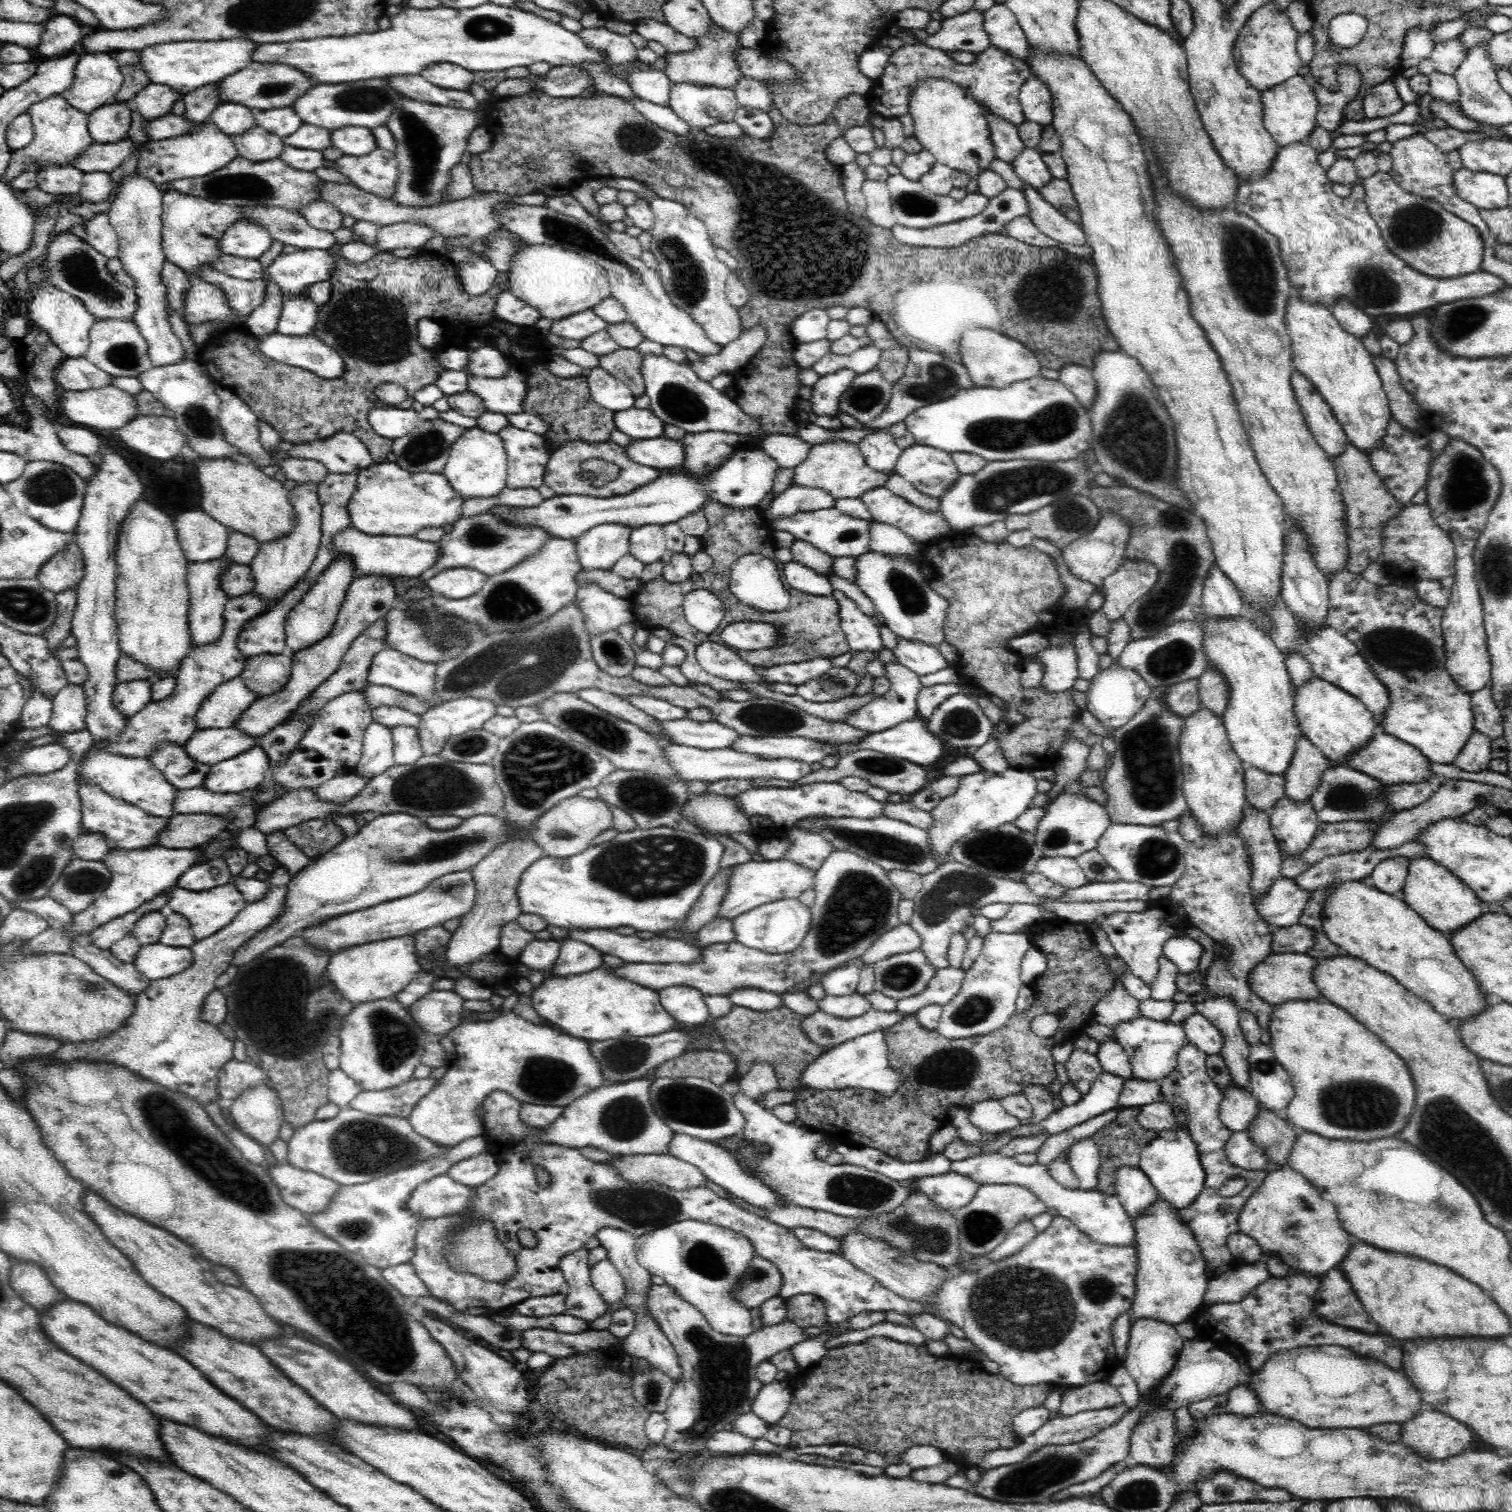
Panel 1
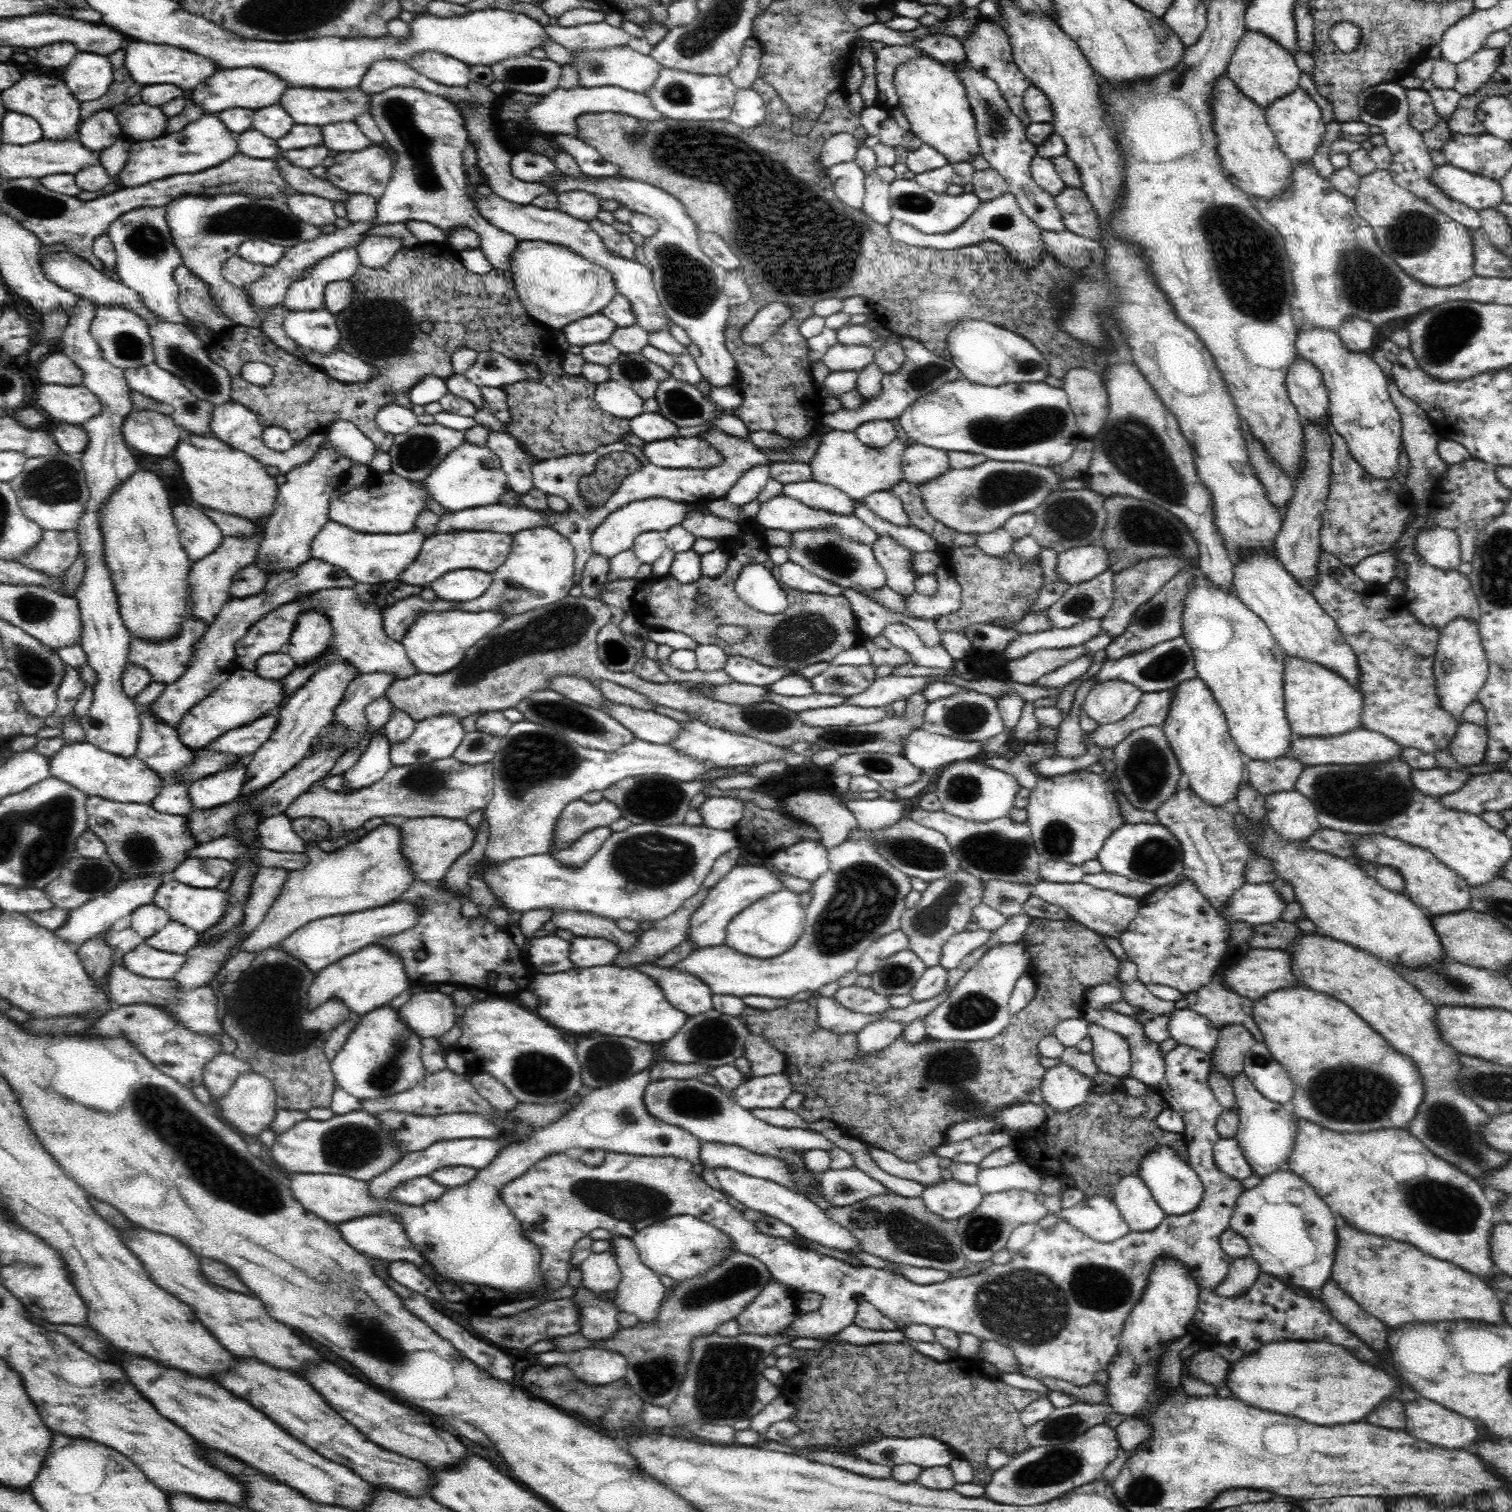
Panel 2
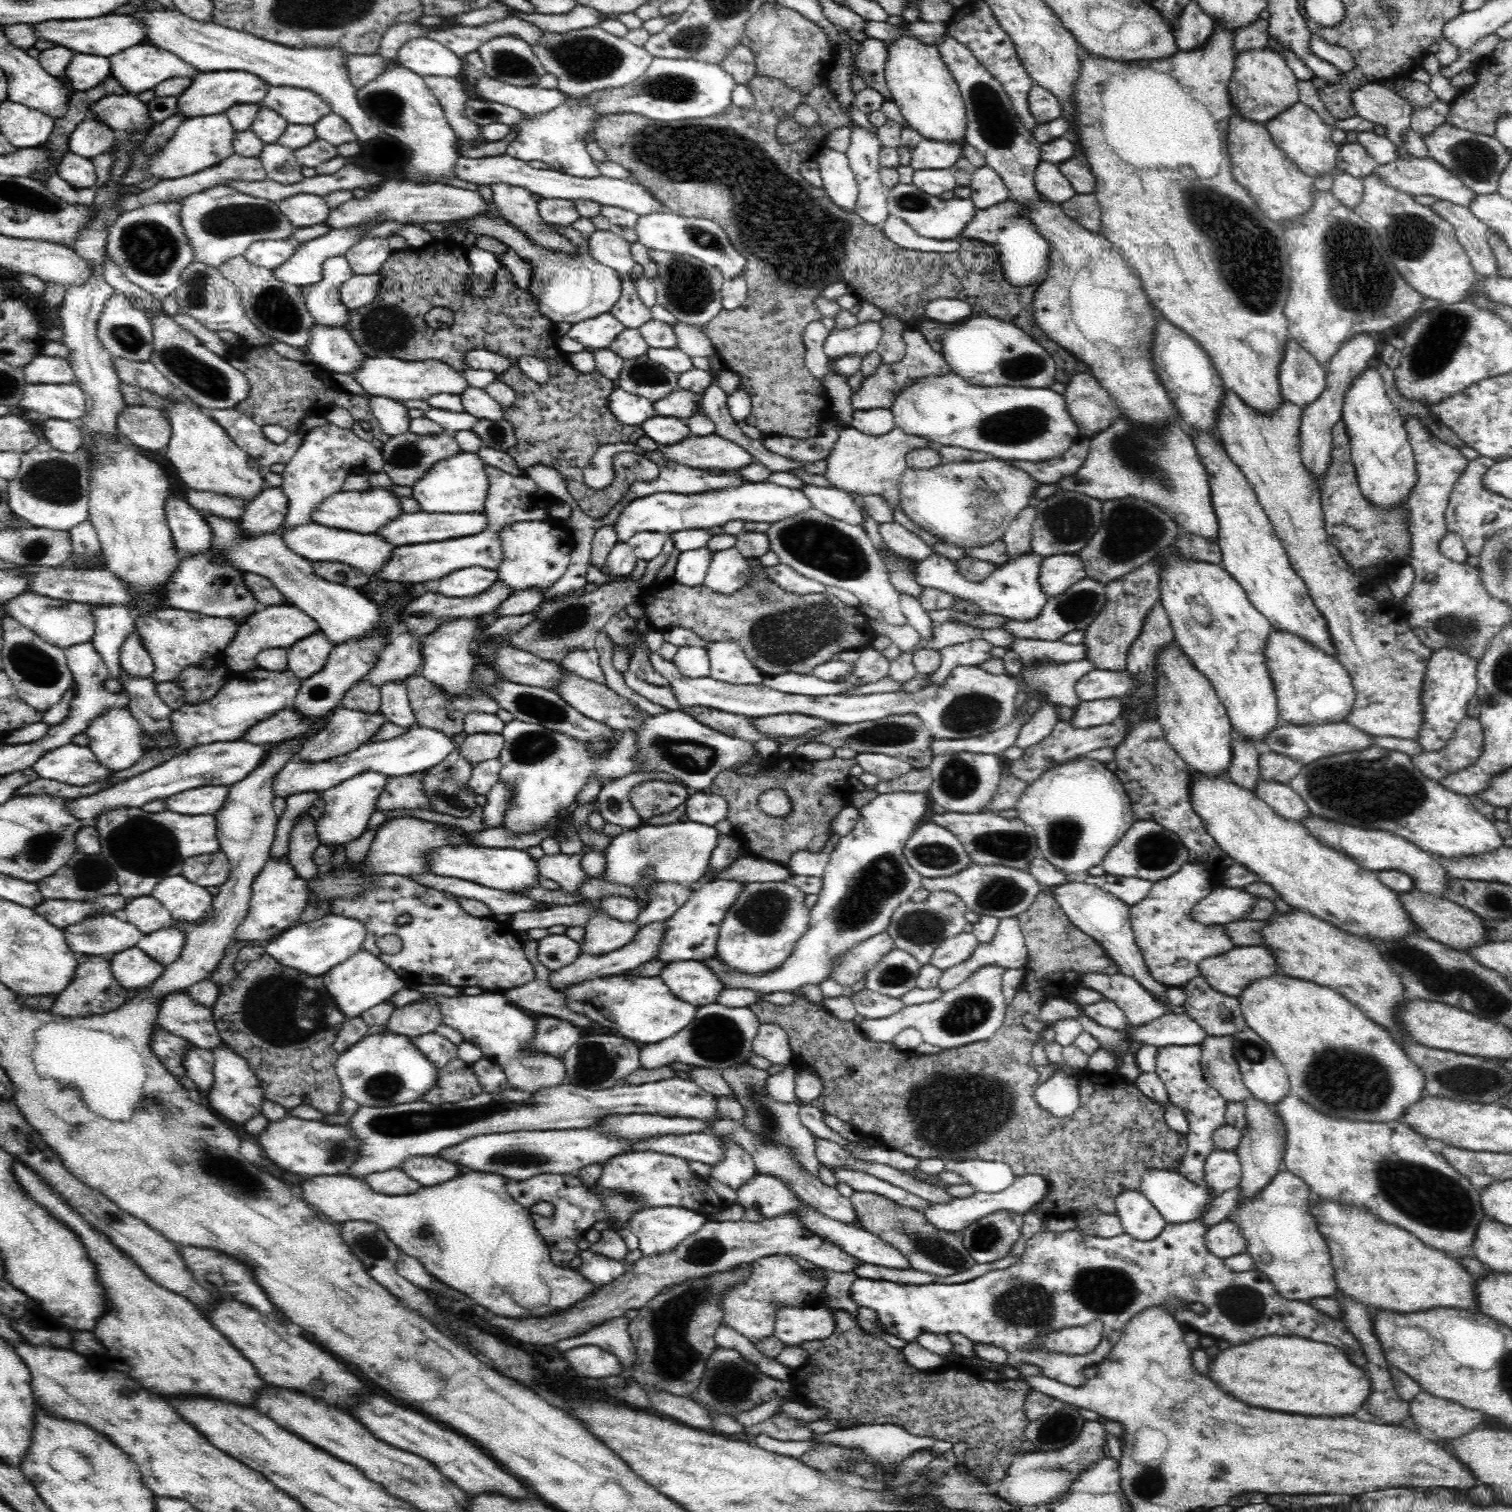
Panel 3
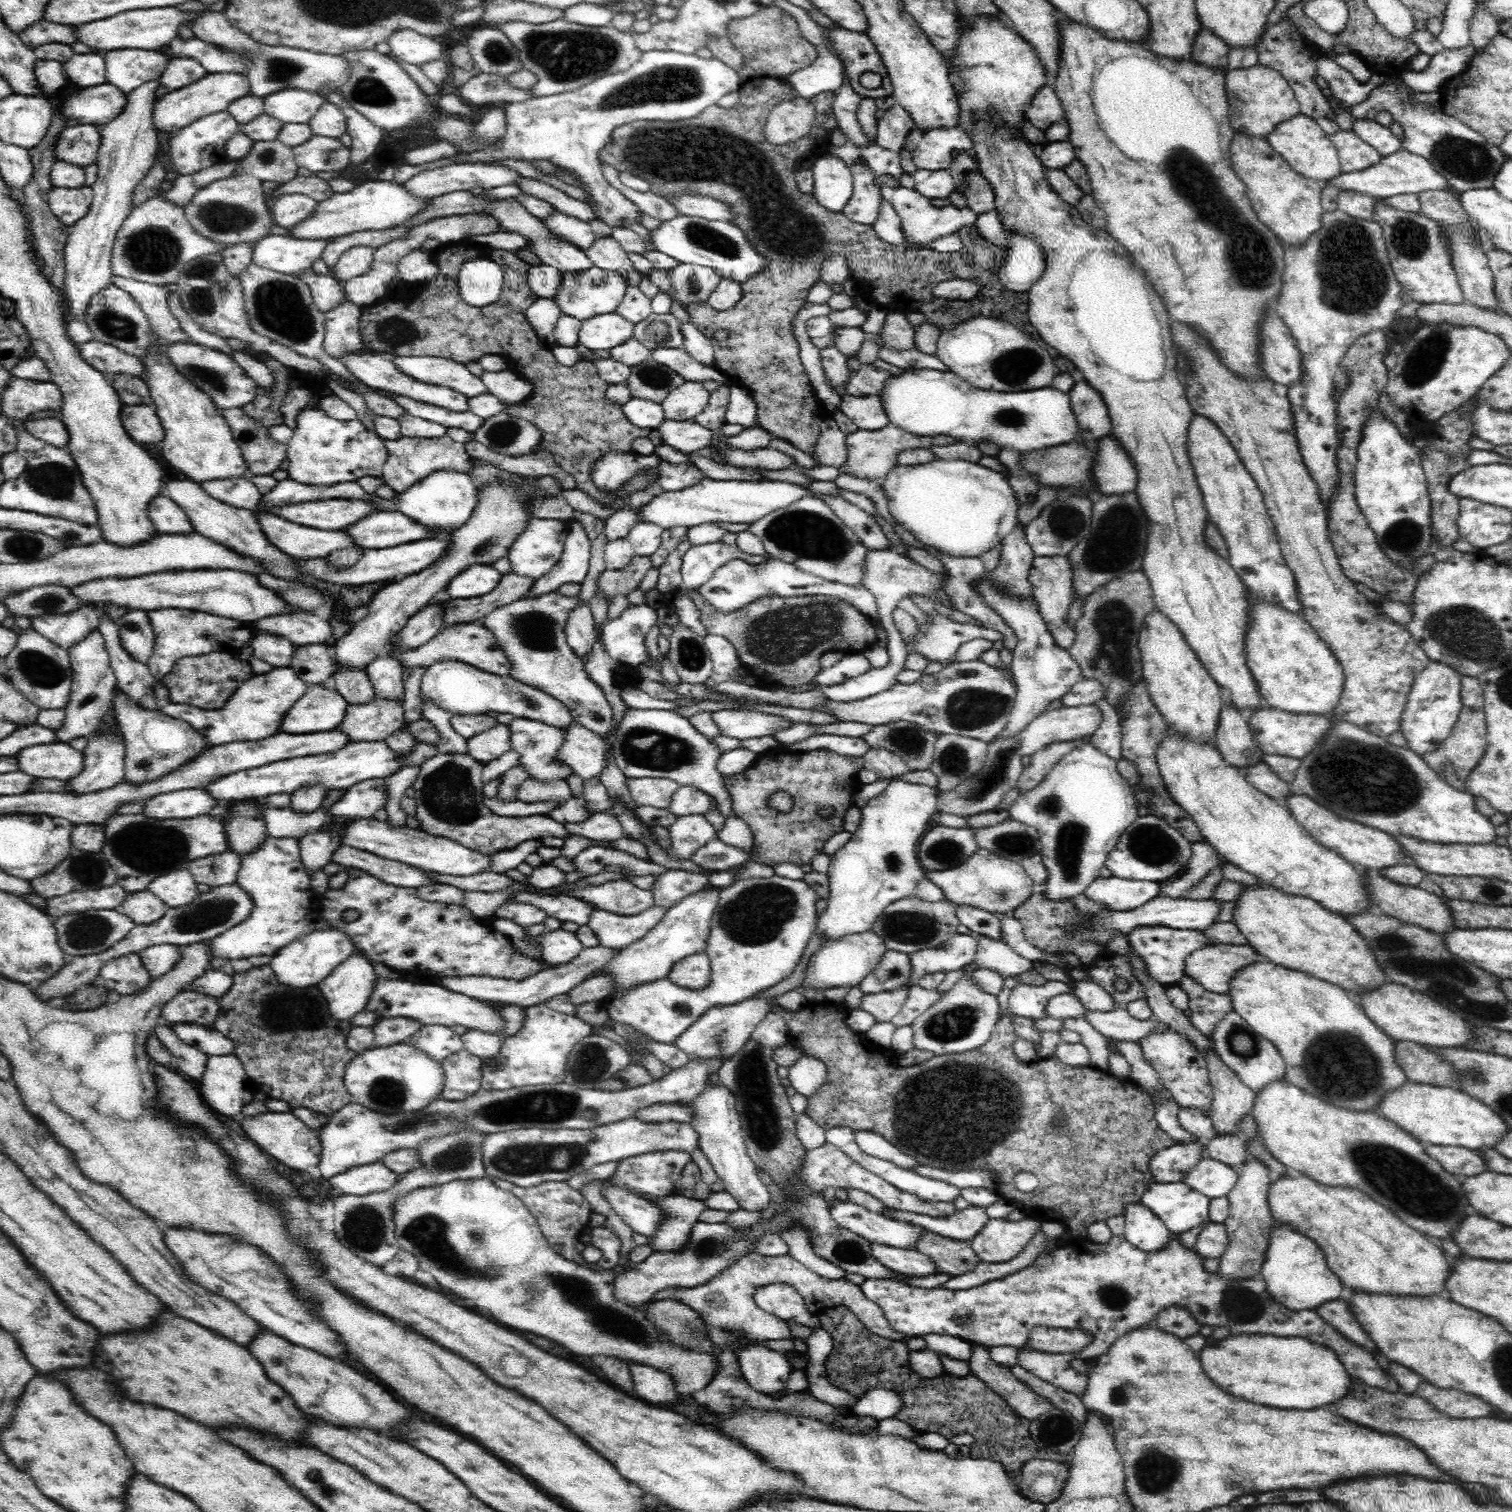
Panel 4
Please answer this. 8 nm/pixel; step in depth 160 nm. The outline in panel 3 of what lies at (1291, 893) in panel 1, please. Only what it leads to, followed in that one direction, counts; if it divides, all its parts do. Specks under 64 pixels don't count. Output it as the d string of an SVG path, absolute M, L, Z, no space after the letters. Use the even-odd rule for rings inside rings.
M1214 888L1212 894L1206 896L1201 903L1198 903L1192 909L1191 917L1194 920L1199 920L1202 924L1222 924L1227 925L1231 922L1241 921L1246 919L1245 915L1251 912L1259 898L1250 895L1244 888Z

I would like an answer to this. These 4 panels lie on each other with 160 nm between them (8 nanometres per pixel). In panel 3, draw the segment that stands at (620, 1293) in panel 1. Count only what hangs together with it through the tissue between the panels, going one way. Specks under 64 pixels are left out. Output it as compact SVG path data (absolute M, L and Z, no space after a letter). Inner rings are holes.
M590 1249L579 1253L579 1257L582 1260L579 1272L594 1285L594 1288L610 1284L625 1273L626 1264L623 1261L612 1260Z

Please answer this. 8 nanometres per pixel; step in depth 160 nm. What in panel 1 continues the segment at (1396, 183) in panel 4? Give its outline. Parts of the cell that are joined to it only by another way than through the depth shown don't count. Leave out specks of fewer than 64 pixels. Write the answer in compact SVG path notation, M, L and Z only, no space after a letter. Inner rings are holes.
M1462 167L1455 171L1453 181L1459 196L1480 210L1498 210L1509 205L1505 176L1474 172Z

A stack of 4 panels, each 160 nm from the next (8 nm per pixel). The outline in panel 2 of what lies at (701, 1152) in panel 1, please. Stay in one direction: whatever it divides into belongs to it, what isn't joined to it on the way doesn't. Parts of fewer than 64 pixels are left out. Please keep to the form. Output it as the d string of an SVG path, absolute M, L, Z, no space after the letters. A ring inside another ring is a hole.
M712 1166L713 1173L720 1182L721 1191L729 1194L732 1198L736 1198L738 1202L742 1202L748 1209L762 1212L767 1216L777 1218L791 1226L799 1236L807 1238L812 1242L817 1242L828 1248L836 1248L842 1252L862 1252L858 1239L848 1232L848 1229L840 1227L838 1223L834 1223L830 1217L824 1215L824 1211L808 1197L794 1193L790 1189L776 1184L776 1181L754 1178L746 1174L742 1174L732 1168L724 1168L723 1166Z

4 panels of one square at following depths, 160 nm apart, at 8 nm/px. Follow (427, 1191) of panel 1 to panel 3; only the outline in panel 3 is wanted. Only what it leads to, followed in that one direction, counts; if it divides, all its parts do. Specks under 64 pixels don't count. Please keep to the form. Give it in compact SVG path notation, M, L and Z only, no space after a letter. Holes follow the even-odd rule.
M401 1168L384 1172L375 1172L363 1178L374 1192L384 1193L388 1196L414 1194L419 1191L422 1184L412 1180Z

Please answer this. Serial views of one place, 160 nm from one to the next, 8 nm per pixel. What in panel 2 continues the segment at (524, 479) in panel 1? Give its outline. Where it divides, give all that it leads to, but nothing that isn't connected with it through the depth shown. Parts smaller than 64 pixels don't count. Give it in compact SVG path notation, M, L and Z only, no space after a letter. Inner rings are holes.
M503 427L489 434L487 445L501 460L508 491L516 494L529 492L533 488L532 467L537 461L523 449L519 440Z

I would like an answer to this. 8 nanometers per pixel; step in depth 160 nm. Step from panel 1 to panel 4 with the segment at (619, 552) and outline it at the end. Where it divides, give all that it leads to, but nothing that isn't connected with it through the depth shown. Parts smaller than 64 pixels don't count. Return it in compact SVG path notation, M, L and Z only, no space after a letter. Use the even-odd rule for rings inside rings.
M705 478L700 484L684 490L664 492L638 508L638 521L652 523L668 530L675 526L690 528L699 524L752 524L775 510L789 507L797 500L811 494L806 487L790 482L746 482L738 480L711 480Z

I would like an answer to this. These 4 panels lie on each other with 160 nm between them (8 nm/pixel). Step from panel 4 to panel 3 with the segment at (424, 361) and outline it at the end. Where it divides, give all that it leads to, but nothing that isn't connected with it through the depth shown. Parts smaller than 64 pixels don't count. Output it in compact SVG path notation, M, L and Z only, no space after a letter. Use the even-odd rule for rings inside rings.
M368 357L363 360L360 367L355 369L354 373L348 375L352 376L352 379L366 391L366 394L402 401L402 404L410 400L428 401L432 396L439 394L460 395L469 388L468 382L460 373L436 361L411 364L396 358Z

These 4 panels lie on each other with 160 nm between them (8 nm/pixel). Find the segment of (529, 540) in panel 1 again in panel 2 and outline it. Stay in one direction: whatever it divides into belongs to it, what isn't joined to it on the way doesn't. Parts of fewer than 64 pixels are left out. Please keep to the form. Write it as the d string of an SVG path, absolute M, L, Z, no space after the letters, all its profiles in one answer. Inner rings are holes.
M454 530L428 537L420 549L420 556L400 575L402 582L426 586L450 570L472 569L492 573L506 562L511 551L513 535L504 532Z

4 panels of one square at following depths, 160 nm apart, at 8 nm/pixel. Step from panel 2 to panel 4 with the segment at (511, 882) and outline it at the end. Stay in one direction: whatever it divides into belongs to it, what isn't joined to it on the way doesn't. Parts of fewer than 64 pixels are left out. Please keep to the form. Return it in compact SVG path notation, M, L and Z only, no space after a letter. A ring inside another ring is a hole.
M705 816L678 817L667 830L669 833L669 848L665 850L667 856L687 862L692 862L692 856L717 837ZM373 817L370 820L358 820L348 824L342 832L342 843L344 846L352 846L387 860L440 875L474 876L491 871L489 868L492 866L492 855L484 855L466 848L456 840L432 836L412 828L391 828L386 821L378 821Z

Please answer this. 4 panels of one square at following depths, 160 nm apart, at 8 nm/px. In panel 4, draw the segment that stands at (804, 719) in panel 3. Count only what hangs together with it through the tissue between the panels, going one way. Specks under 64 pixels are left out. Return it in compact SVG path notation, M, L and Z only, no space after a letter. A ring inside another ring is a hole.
M748 709L717 710L711 717L723 734L742 741L773 737L794 724L793 720L783 716Z

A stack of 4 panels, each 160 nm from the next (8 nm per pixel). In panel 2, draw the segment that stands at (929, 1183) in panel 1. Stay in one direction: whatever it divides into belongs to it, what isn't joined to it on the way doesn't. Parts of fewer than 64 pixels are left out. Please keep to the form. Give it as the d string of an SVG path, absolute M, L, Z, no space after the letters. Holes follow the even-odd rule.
M943 1177L942 1182L926 1186L921 1198L930 1212L942 1216L942 1218L945 1218L946 1220L952 1220L955 1222L960 1216L964 1216L966 1212L974 1210L974 1208L978 1206L978 1202L982 1200L982 1196L983 1194L977 1184L964 1184L955 1178L946 1180Z

